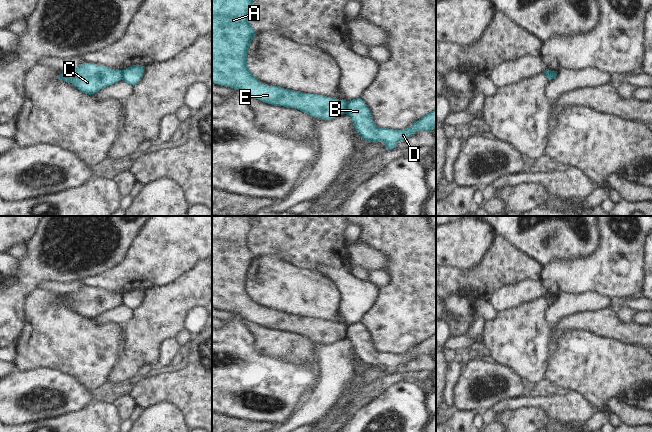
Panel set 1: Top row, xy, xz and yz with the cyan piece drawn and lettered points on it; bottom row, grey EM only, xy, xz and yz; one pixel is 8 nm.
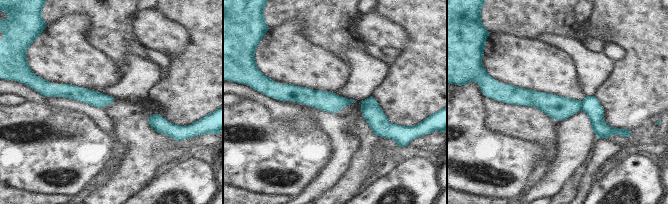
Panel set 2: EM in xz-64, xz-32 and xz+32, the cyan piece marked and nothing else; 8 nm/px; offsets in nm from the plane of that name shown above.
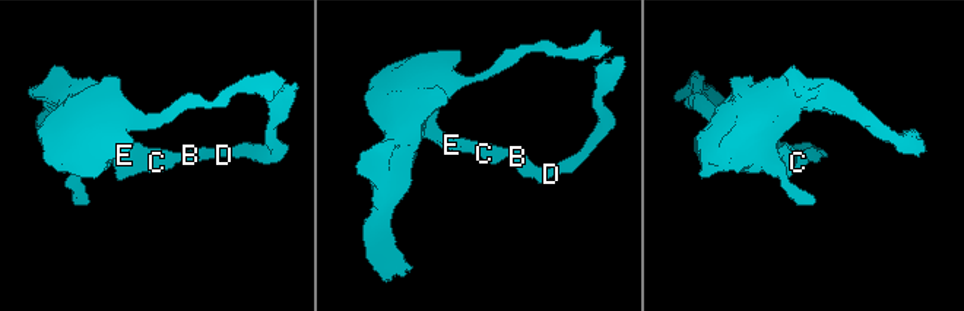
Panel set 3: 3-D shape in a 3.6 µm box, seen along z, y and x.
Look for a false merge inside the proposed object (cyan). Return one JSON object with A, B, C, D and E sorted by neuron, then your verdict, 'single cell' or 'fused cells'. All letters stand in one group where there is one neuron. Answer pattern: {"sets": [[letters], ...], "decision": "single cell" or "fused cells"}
{"sets": [["A", "C", "E"], ["B", "D"]], "decision": "fused cells"}

